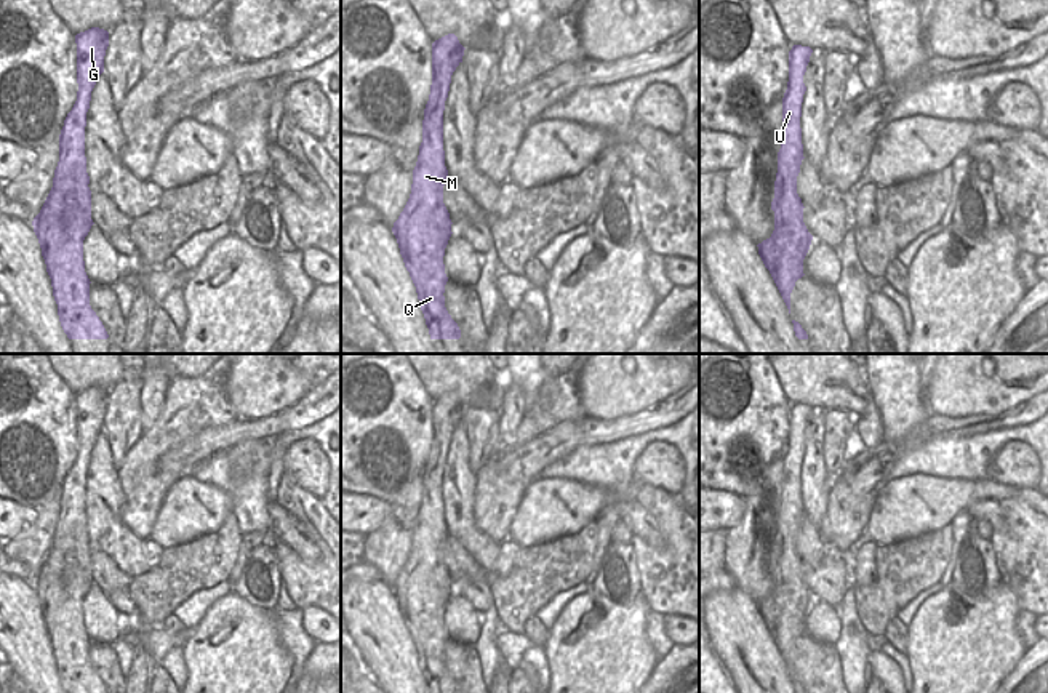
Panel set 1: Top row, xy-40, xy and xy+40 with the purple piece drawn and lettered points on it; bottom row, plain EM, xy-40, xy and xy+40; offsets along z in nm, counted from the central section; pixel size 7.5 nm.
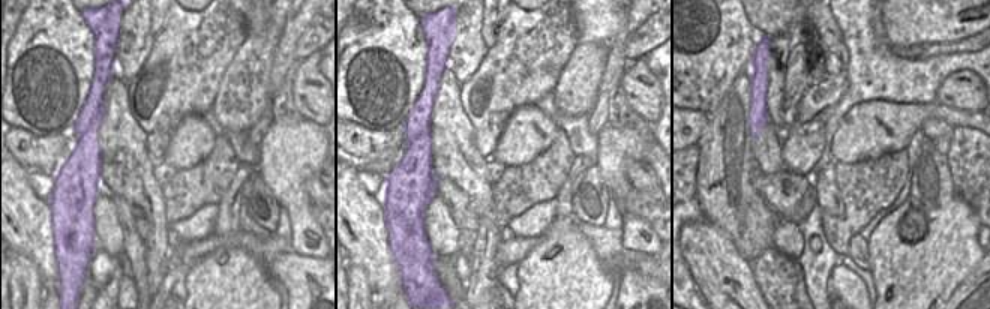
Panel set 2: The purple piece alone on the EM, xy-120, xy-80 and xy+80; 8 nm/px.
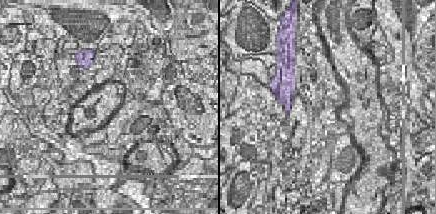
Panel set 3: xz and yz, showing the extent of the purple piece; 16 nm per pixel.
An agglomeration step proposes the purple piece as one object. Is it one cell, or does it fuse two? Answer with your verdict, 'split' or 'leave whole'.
split

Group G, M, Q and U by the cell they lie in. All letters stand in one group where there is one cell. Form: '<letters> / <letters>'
G M U / Q

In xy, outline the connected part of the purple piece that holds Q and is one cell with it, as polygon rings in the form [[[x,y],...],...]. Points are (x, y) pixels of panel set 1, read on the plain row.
[[[440,546],[434,554],[426,554],[413,571],[402,570],[392,586],[429,693],[461,693],[443,655],[448,640],[443,615],[453,592],[451,583]]]

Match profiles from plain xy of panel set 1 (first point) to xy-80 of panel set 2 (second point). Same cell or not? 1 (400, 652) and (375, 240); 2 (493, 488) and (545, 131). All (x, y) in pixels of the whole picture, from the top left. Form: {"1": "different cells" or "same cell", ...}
{"1": "same cell", "2": "different cells"}

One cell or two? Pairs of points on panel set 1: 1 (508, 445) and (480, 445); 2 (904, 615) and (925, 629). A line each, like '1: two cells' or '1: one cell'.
1: two cells
2: two cells

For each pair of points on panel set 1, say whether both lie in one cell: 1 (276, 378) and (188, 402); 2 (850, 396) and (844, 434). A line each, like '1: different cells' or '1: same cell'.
1: different cells
2: different cells

